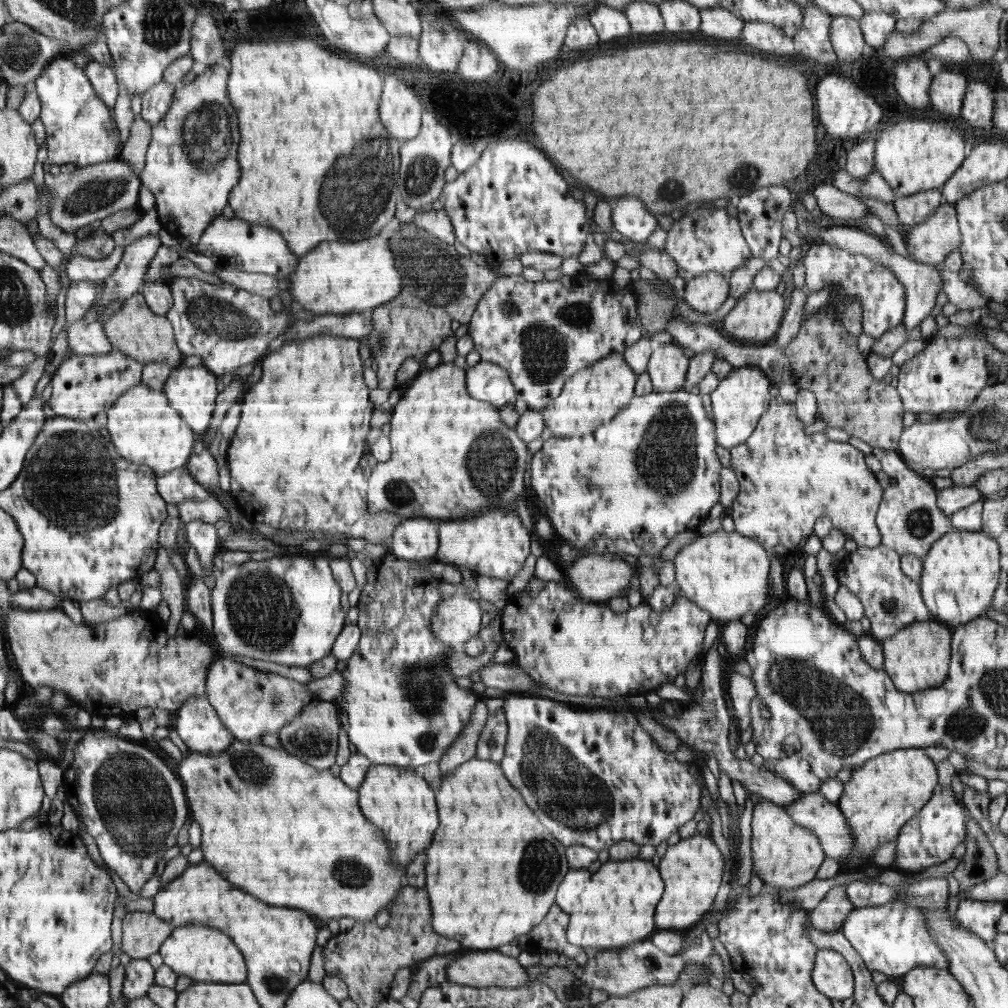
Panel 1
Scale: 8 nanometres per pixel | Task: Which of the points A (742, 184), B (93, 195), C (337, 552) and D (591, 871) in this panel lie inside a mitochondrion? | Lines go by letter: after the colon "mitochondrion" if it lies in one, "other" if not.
A: mitochondrion
B: mitochondrion
C: other
D: other

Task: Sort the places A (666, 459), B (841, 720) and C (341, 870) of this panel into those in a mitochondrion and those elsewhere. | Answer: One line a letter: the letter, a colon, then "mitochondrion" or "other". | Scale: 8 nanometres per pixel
A: mitochondrion
B: mitochondrion
C: mitochondrion

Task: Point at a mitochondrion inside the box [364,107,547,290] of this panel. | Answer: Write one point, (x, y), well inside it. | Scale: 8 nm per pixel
(419, 176)

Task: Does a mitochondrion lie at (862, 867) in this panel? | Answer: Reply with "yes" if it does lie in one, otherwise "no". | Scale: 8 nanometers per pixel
no

